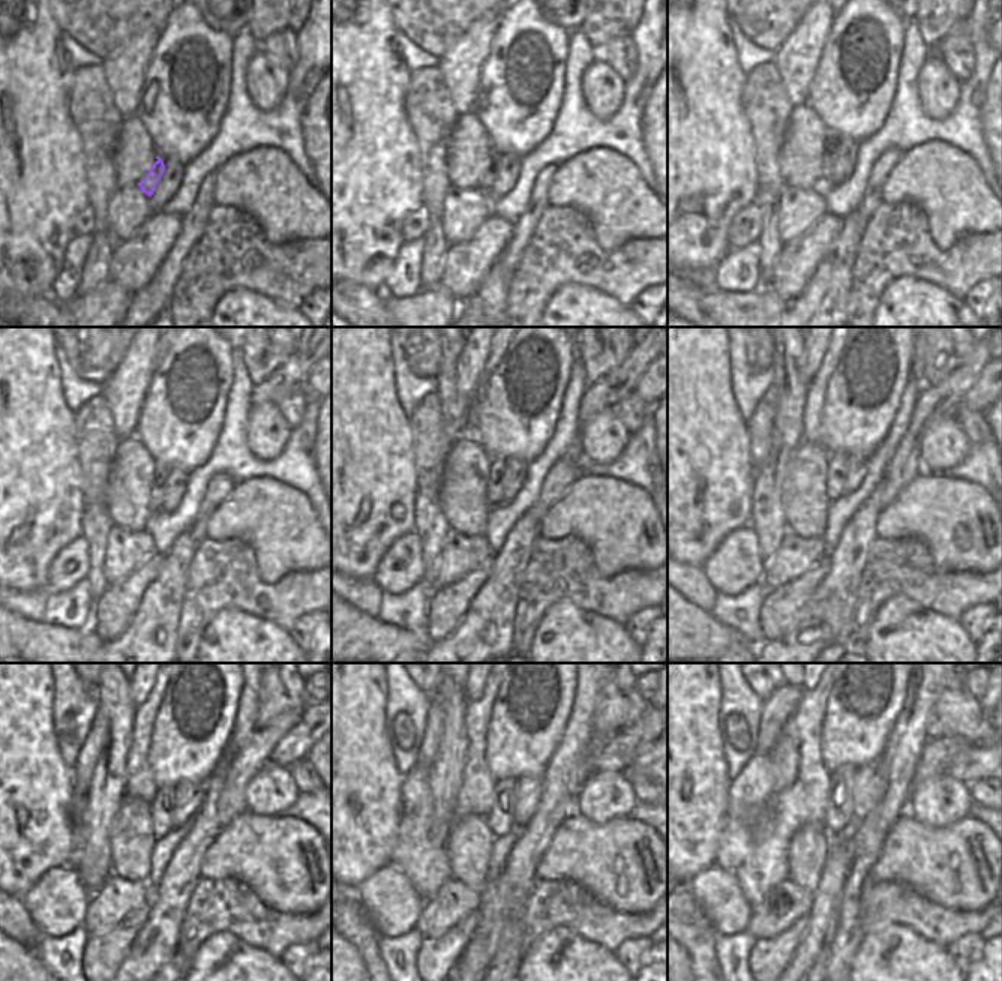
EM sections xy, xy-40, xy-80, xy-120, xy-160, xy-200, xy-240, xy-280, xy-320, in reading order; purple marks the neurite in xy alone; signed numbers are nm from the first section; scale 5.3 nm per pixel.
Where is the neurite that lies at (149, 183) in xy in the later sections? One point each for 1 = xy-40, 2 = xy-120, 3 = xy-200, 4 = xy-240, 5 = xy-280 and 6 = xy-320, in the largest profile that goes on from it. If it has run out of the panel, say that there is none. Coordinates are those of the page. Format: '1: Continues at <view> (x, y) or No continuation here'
1: Continues at xy-40 (489, 176)
2: Continues at xy-120 (158, 486)
3: Continues at xy-200 (836, 473)
4: Continues at xy-240 (161, 807)
5: Continues at xy-280 (500, 819)
6: Continues at xy-320 (839, 819).

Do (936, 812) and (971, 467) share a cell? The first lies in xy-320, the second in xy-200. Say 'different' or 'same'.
different

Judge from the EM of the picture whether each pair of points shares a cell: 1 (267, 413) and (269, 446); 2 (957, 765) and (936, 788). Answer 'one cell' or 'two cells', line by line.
1: one cell
2: two cells

